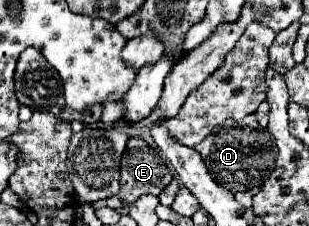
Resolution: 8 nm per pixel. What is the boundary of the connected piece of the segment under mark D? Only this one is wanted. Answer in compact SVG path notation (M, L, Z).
M251 114L243 120L227 120L223 126L217 126L203 142L195 146L201 154L209 174L219 182L223 188L231 192L245 192L259 188L275 170L275 140L267 128L261 128L257 118Z

